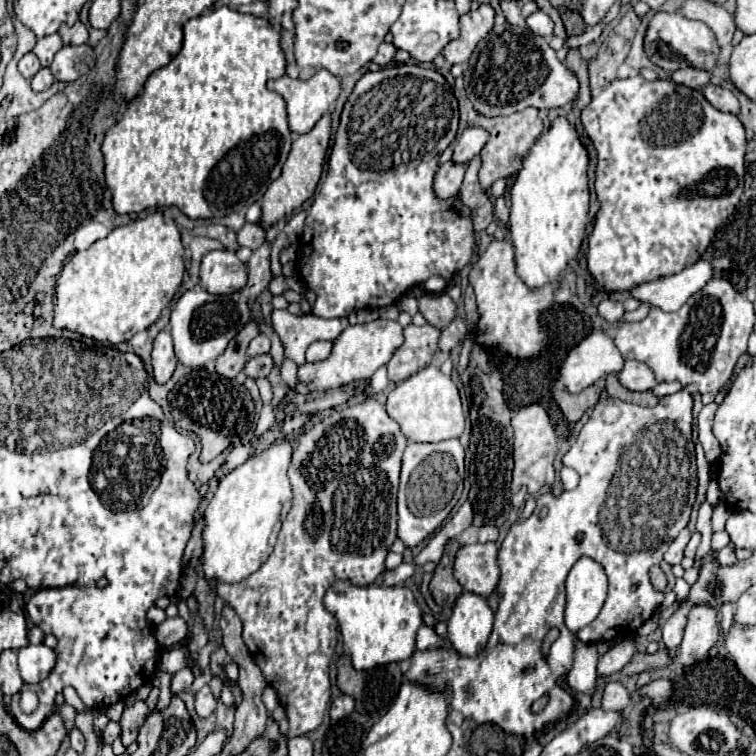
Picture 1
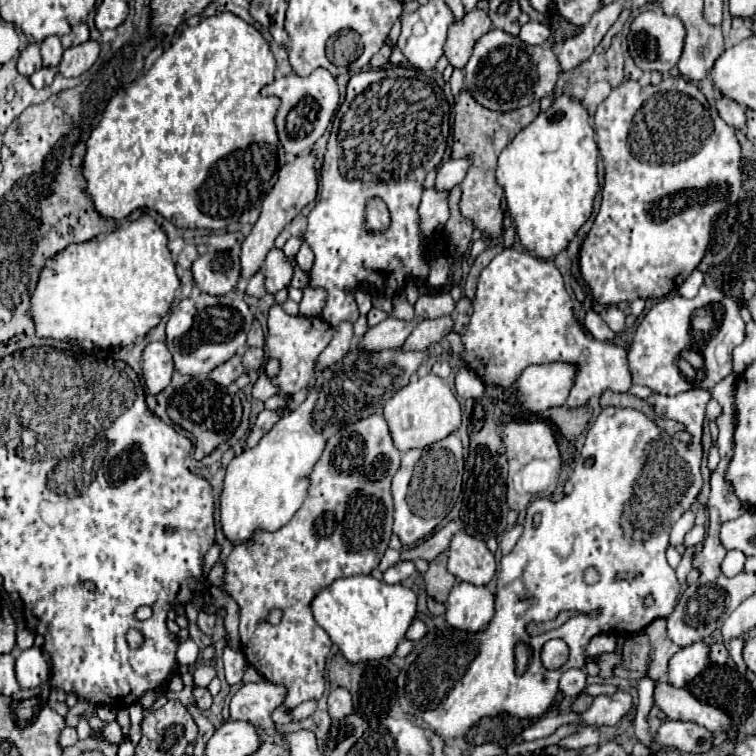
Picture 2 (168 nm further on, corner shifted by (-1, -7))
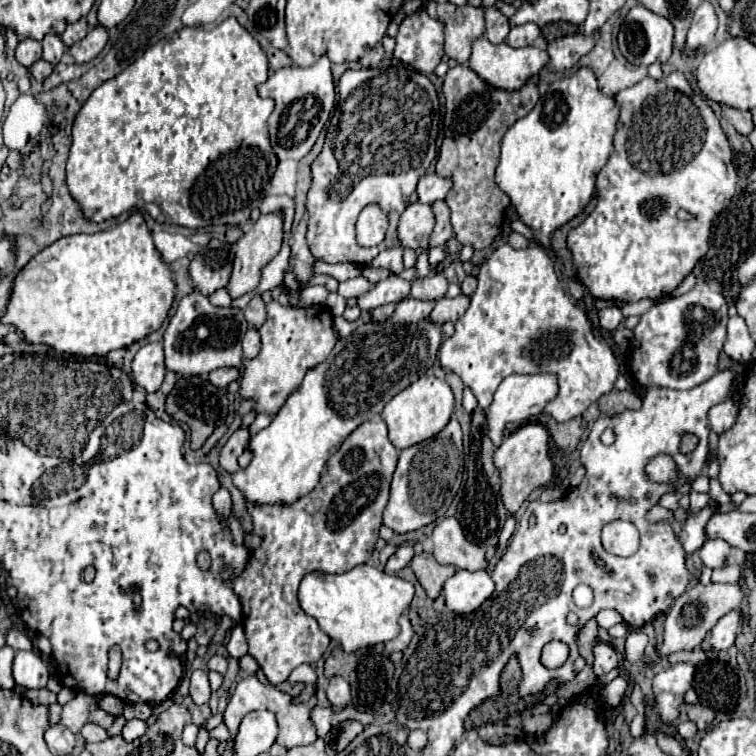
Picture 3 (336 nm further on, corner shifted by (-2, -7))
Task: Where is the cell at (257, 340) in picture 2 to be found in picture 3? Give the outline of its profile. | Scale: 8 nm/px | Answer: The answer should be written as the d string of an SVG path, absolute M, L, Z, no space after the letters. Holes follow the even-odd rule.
M253 296L251 302L245 306L245 318L249 322L249 326L253 326L255 330L259 330L265 324L265 304L261 300L261 296Z

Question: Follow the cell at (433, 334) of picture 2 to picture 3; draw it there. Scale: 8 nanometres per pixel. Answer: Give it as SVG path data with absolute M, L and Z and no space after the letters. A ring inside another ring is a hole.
M463 294L457 298L443 298L443 300L437 300L429 320L439 326L443 322L457 322L465 314L467 308L469 308L469 298Z

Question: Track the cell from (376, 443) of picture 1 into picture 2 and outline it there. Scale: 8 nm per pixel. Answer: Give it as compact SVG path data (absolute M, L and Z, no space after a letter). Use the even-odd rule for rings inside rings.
M372 414L356 424L342 428L332 436L314 466L310 476L310 490L302 508L278 532L258 532L254 544L238 544L226 558L224 590L240 604L240 648L250 666L254 666L266 680L282 684L288 696L282 706L294 710L306 700L320 700L324 694L324 664L332 648L328 634L316 624L310 602L312 598L338 578L370 574L392 536L392 492L390 482L400 466L400 452L394 448L384 416ZM280 608L280 624L268 624L270 610Z

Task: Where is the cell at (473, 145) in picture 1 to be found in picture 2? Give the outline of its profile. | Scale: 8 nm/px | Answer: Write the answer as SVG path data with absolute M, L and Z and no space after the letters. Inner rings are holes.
M460 158L460 160L448 160L444 164L438 166L438 174L436 174L436 182L434 188L440 192L448 192L450 188L454 188L456 184L460 184L466 176L466 170L470 166L470 158Z

